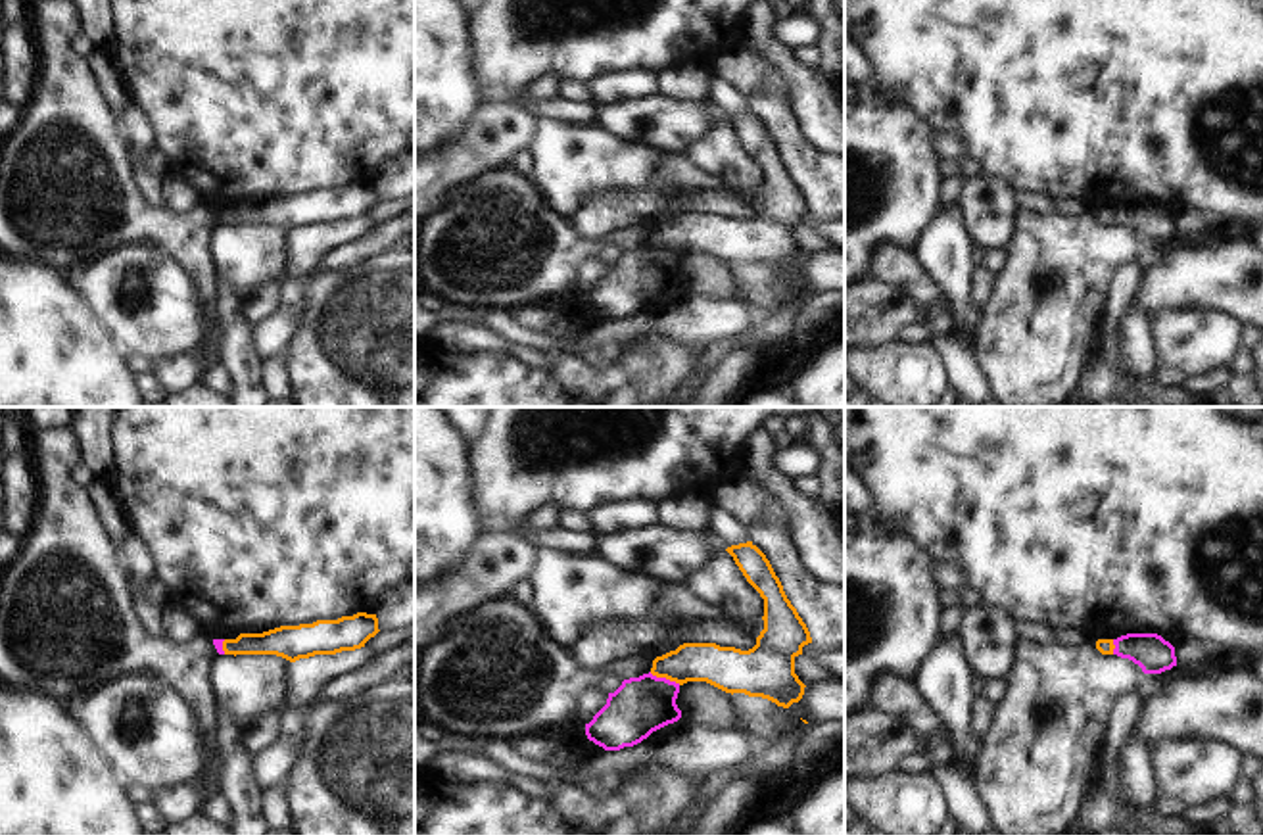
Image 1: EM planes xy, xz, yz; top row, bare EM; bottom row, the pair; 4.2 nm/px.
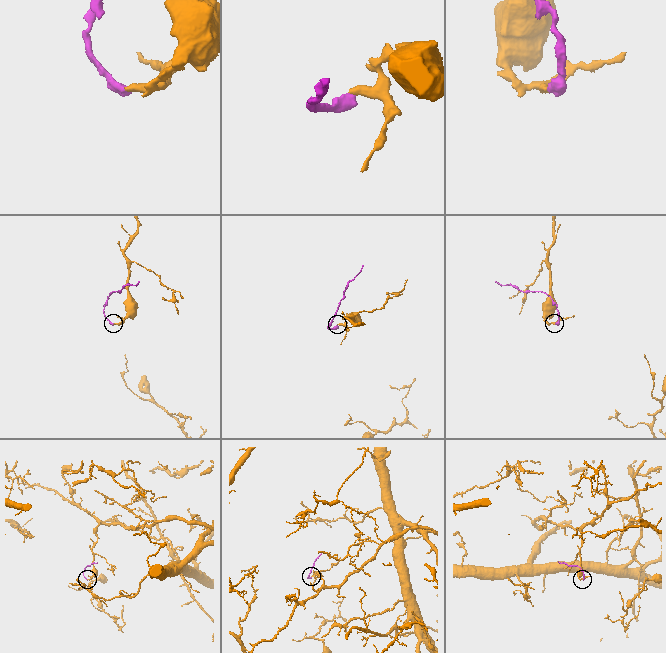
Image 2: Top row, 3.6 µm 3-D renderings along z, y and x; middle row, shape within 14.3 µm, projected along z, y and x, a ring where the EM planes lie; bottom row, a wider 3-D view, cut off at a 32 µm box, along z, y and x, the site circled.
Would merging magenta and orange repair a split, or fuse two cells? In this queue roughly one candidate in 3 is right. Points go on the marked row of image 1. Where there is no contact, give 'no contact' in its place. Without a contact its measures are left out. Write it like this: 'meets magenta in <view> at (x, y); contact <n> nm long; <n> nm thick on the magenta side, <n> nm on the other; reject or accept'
meets magenta in xz at (665, 678); contact 140 nm long; 240 nm thick on the magenta side, 180 nm on the other; reject

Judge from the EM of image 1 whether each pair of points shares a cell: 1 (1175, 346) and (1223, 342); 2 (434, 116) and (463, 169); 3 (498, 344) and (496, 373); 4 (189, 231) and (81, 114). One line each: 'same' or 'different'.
1: same
2: different
3: different
4: same

